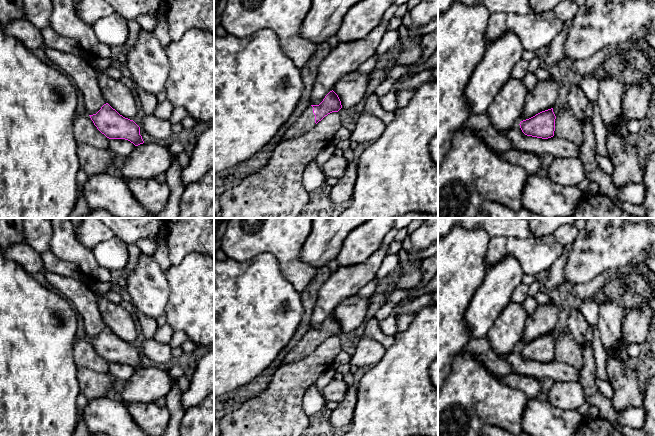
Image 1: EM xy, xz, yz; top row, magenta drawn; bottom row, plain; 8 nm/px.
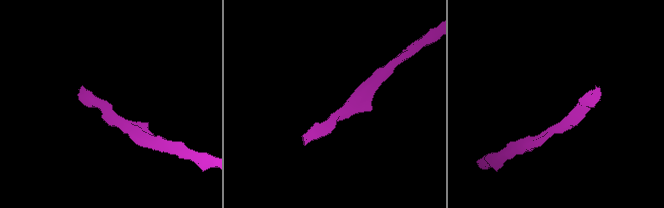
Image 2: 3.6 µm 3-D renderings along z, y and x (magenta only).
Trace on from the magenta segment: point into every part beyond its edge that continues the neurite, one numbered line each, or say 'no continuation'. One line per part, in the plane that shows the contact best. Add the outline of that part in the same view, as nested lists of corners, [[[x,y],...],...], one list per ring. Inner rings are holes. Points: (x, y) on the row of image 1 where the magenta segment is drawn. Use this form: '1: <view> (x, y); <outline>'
1: yz (543, 96); [[[550,77],[538,81],[535,87],[526,96],[522,113],[522,121],[536,114],[551,109],[555,105],[559,94],[559,82]]]

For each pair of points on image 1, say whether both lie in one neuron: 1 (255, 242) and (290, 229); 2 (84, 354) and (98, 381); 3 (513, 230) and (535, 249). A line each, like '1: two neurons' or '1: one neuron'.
1: one neuron
2: one neuron
3: two neurons

